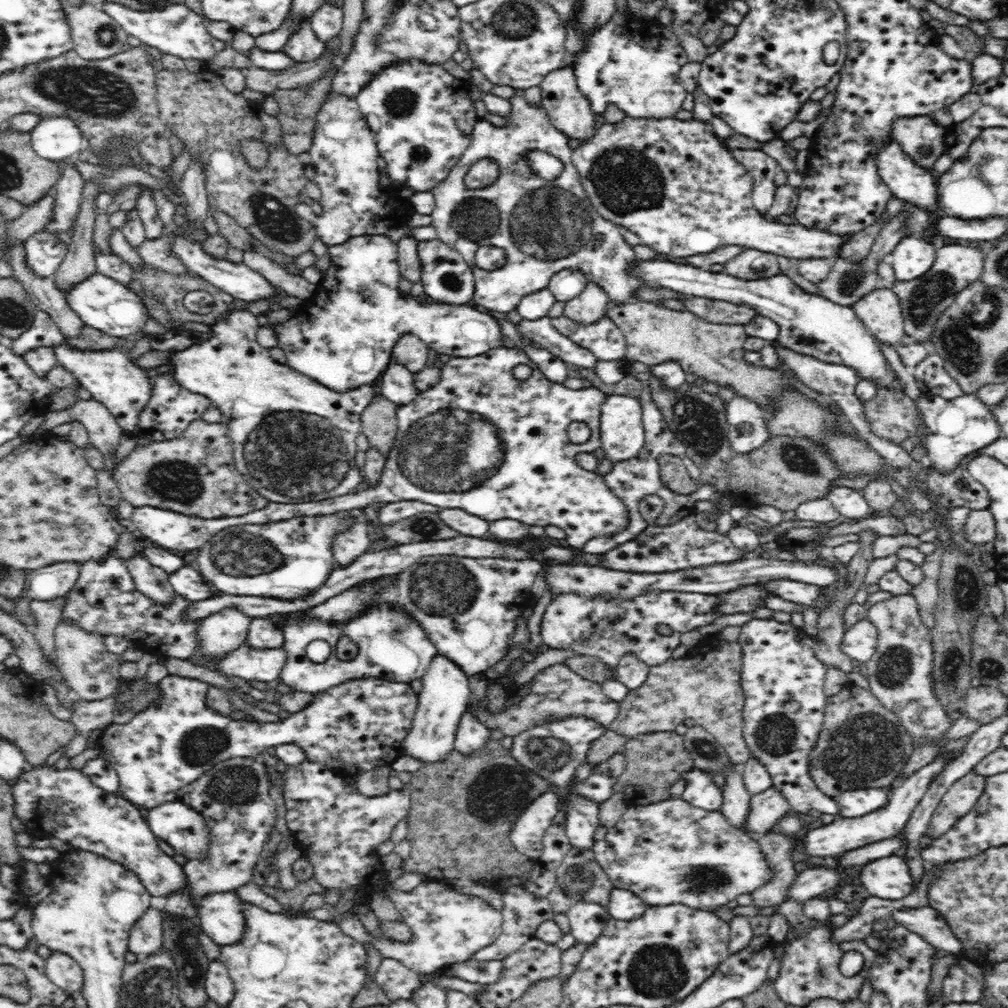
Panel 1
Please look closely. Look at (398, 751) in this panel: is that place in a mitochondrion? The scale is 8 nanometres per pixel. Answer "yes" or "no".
no

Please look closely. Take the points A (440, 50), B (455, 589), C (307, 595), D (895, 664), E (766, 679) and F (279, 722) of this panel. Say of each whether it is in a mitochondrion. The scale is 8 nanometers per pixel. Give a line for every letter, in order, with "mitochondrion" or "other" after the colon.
A: other
B: mitochondrion
C: other
D: mitochondrion
E: other
F: other

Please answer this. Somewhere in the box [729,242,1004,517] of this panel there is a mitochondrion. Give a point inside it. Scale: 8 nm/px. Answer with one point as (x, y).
(958, 339)

